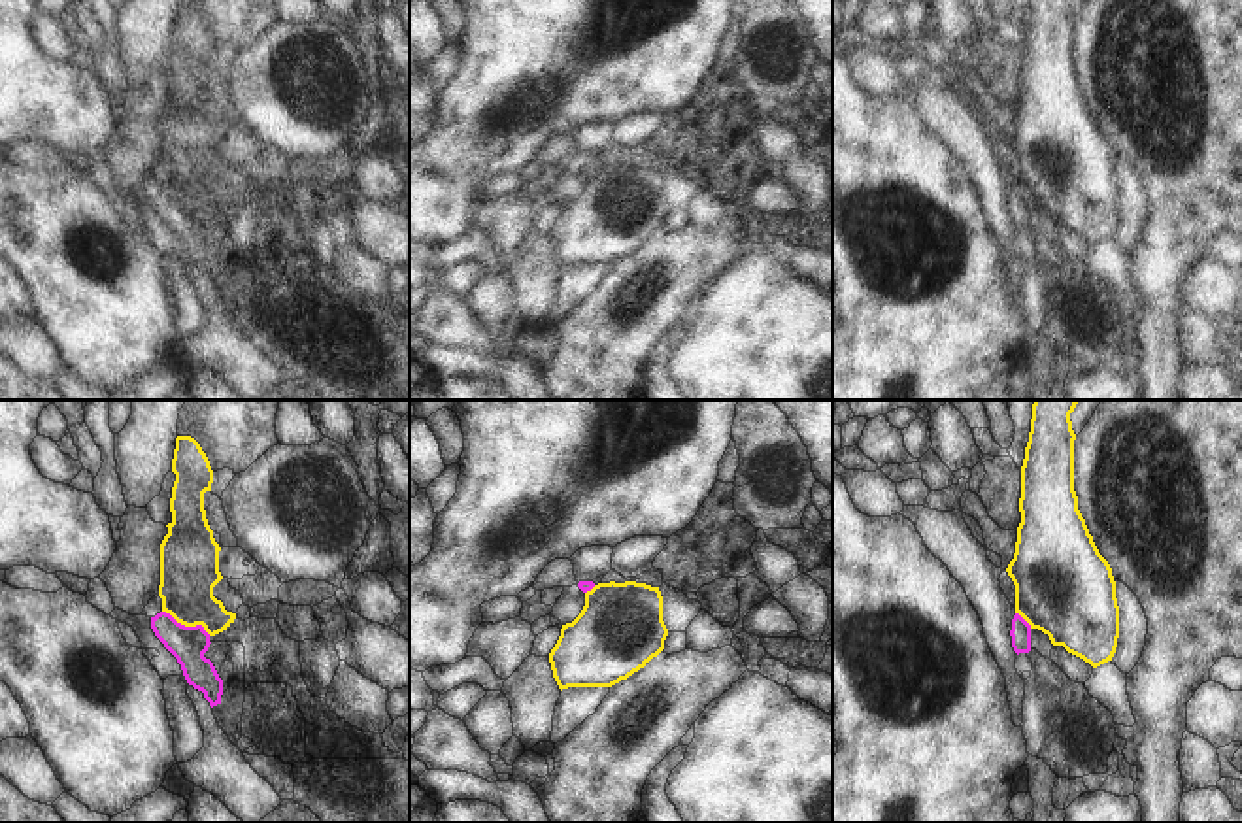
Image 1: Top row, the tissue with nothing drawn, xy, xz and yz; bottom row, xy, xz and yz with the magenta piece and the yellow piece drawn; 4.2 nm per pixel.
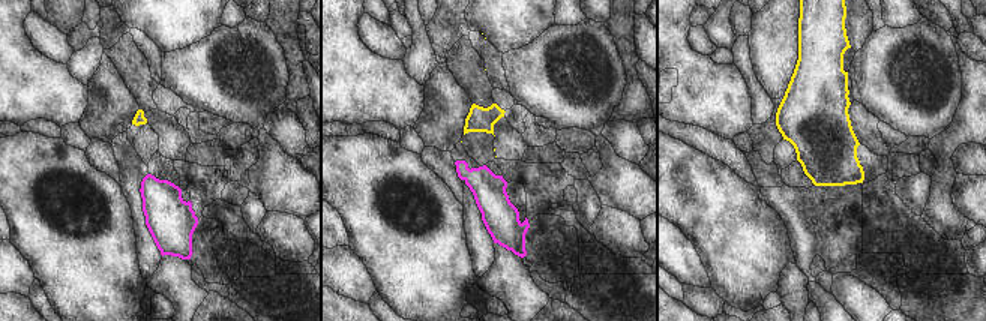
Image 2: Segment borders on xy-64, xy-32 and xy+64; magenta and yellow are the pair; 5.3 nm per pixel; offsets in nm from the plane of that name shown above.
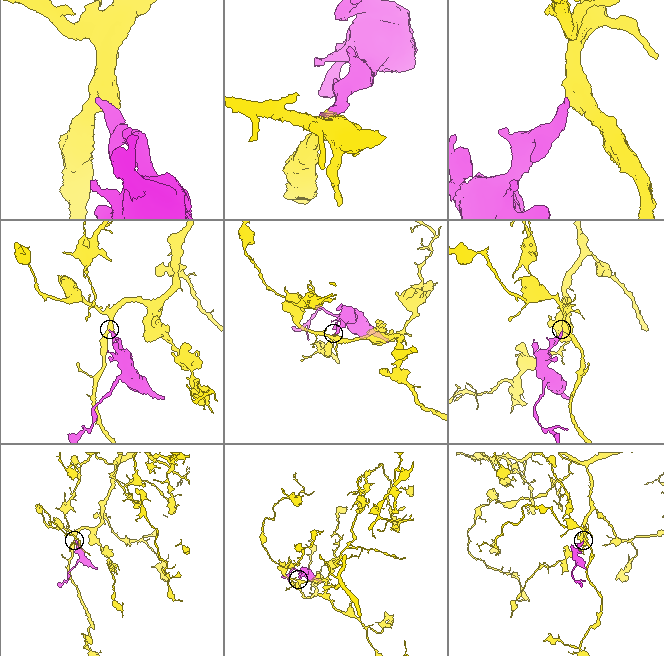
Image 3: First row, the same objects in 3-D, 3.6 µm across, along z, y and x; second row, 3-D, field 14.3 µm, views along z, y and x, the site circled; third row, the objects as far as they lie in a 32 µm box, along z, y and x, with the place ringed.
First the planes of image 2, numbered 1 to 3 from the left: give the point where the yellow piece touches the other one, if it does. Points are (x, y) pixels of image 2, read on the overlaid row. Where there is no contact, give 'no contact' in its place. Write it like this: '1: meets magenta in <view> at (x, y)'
1: no contact
2: no contact
3: no contact

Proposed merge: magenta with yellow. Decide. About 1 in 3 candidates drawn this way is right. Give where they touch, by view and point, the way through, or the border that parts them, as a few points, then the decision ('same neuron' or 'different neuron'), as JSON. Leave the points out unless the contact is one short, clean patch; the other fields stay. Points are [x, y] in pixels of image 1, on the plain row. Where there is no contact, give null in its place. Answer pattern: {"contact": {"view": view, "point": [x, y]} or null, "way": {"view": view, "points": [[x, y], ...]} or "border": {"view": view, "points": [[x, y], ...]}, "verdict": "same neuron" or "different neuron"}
{"contact": {"view": "xy", "point": [187, 204]}, "border": {"view": "xy", "points": [[163, 187], [185, 202], [201, 202], [210, 212]]}, "verdict": "different neuron"}

